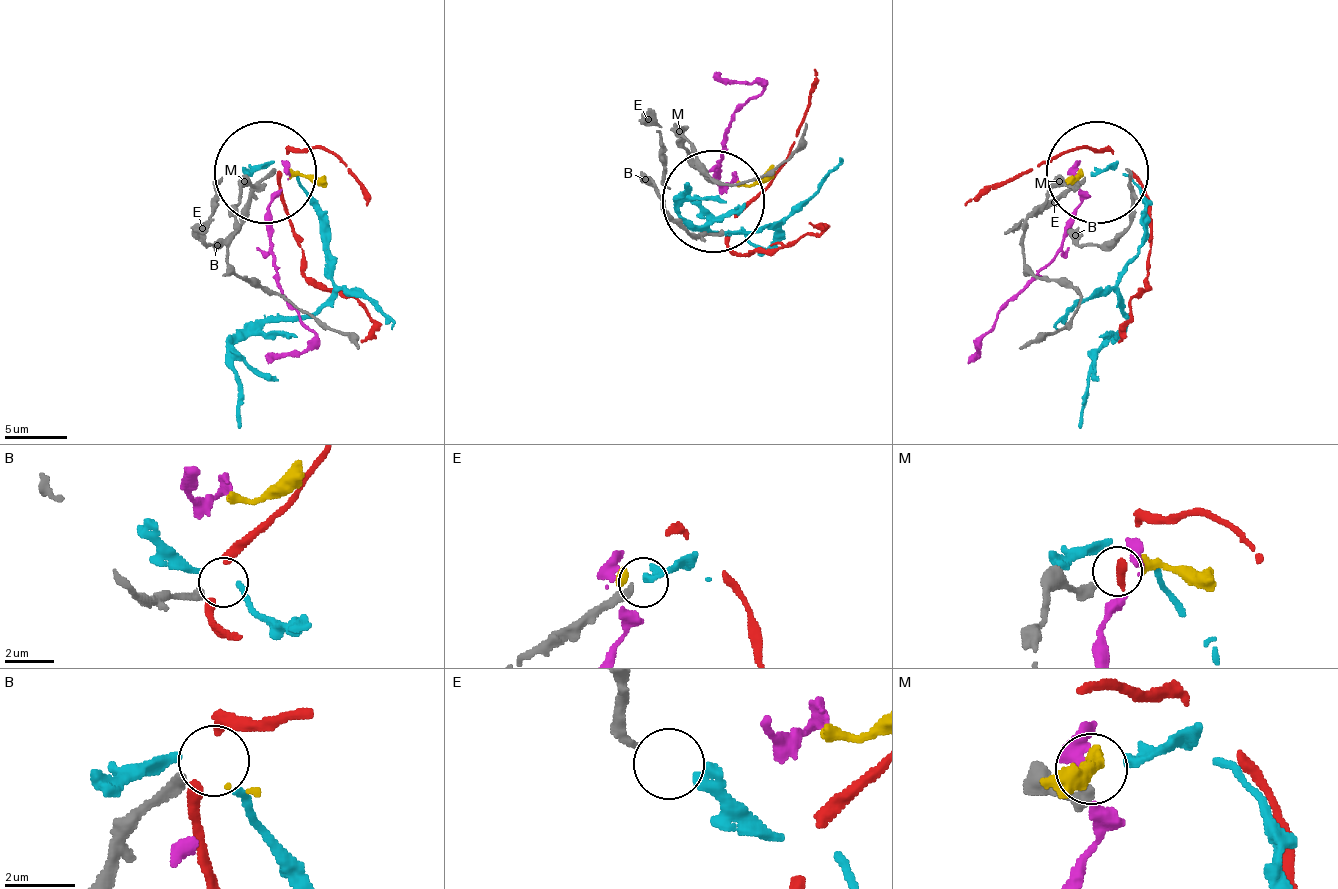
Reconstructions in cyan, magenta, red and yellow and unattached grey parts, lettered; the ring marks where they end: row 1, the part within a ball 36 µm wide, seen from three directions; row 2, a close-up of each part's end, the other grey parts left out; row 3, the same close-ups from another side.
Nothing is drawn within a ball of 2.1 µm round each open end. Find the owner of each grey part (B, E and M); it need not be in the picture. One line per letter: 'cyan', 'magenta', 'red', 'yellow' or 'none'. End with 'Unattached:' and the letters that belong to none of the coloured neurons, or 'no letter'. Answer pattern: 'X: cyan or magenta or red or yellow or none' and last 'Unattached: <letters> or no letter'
B: none
E: cyan
M: yellow
Unattached: B

